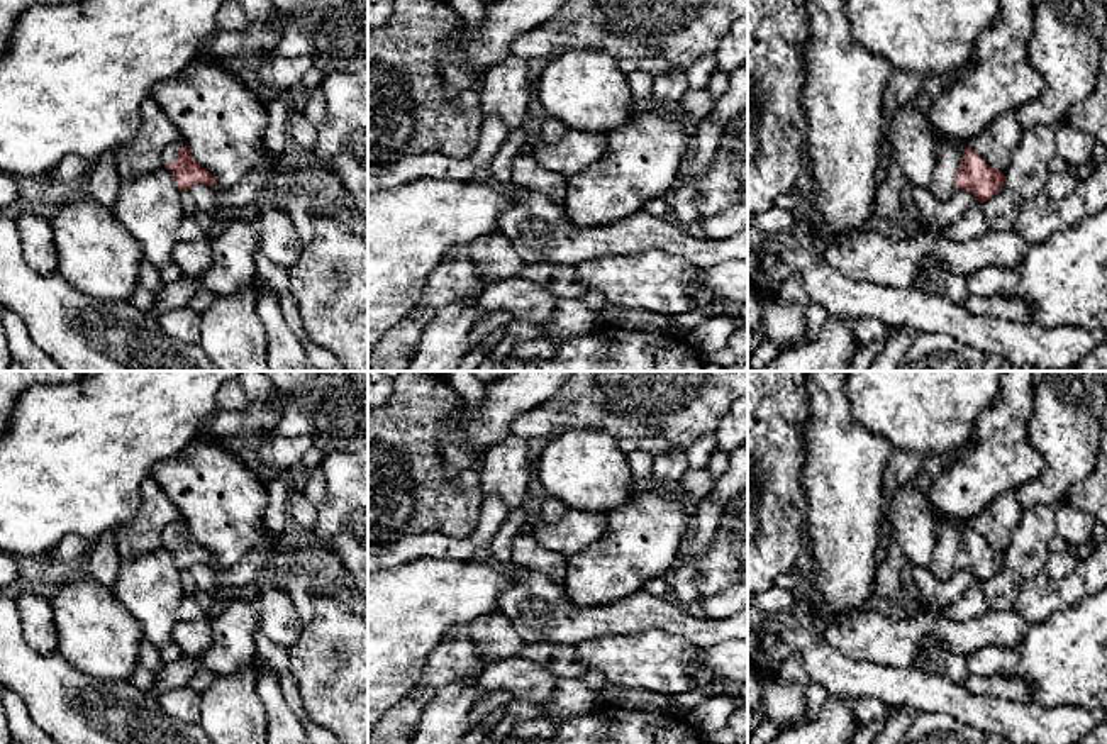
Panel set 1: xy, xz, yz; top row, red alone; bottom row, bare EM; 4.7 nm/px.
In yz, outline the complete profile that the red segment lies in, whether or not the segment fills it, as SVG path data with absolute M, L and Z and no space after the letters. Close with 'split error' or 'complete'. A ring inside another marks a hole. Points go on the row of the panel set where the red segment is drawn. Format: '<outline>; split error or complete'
M936 142L936 169L931 193L946 200L956 188L966 190L978 202L987 202L1004 186L1004 173L988 166L970 146L960 151L951 142Z; split error

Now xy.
M183 142L171 144L163 151L161 164L175 176L178 190L190 190L202 183L214 188L212 175L197 164Z; split error

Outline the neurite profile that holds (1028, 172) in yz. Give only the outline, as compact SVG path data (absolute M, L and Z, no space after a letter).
M1034 127L1024 130L1021 146L1014 151L1004 171L1004 186L982 203L988 230L1010 232L1027 195L1043 192L1049 176L1048 163L1056 154L1054 129Z

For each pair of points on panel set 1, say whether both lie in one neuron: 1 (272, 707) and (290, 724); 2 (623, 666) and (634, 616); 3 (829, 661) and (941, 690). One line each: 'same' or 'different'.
1: same
2: different
3: same

